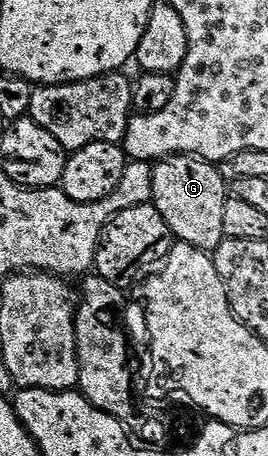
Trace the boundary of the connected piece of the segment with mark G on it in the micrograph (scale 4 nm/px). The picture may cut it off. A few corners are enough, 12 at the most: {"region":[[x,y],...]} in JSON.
{"region":[[164,157],[152,204],[182,245],[226,240],[216,164]]}

